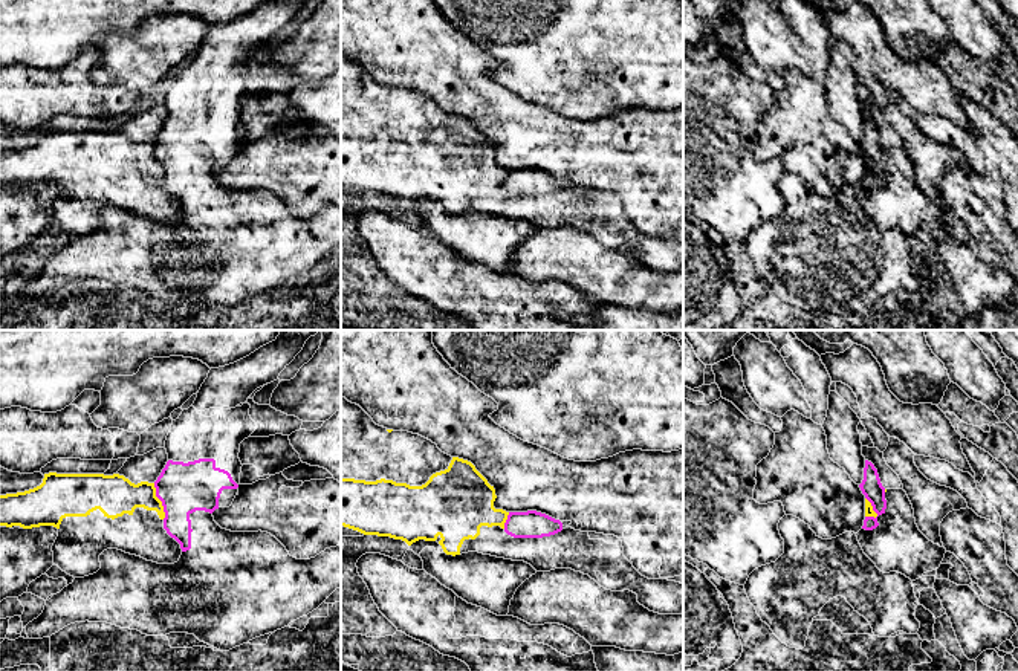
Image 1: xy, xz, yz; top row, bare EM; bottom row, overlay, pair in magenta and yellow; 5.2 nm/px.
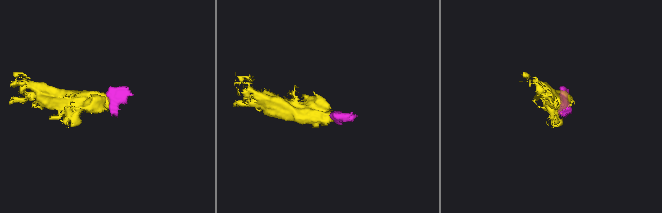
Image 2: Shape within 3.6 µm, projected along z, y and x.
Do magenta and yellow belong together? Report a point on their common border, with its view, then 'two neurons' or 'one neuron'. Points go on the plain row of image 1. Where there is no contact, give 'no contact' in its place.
meets magenta in xy at (161, 158); two neurons

